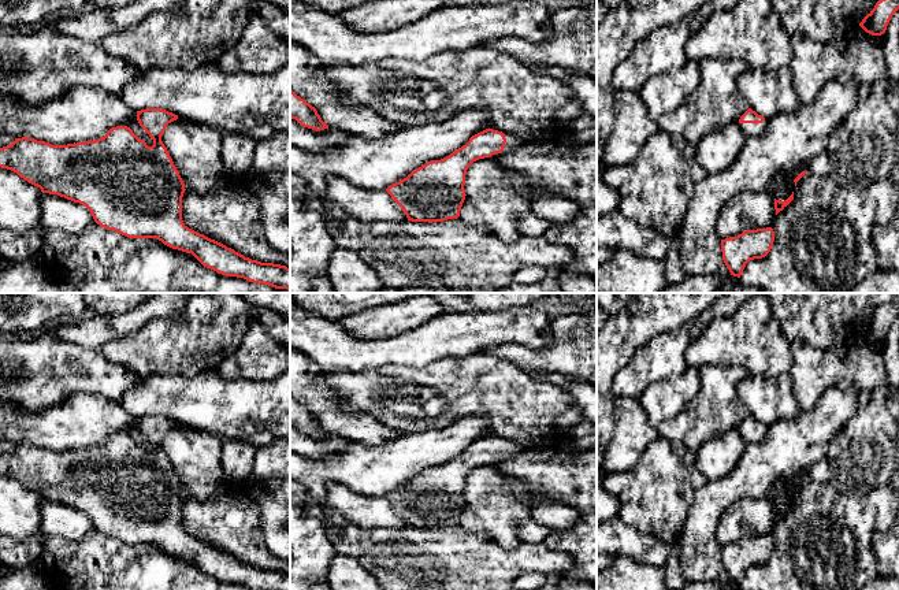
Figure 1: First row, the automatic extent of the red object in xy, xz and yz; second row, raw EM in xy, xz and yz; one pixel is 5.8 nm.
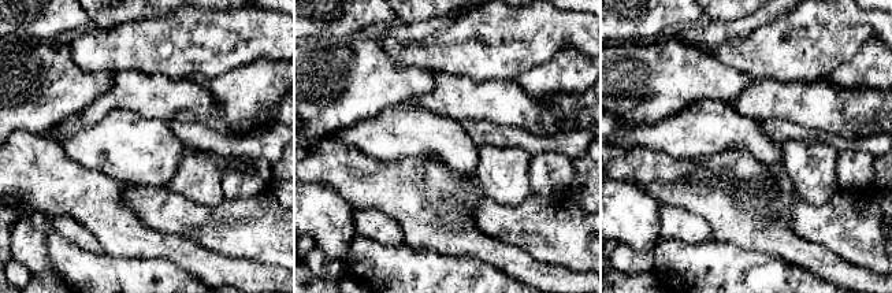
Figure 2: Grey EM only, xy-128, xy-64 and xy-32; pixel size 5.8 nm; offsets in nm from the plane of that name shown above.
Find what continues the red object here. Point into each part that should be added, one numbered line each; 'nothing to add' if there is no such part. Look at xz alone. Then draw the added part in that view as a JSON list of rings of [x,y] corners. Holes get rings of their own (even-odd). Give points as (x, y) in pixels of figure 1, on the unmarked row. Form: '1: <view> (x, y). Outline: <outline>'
1: xz (512, 448). Outline: [[[504,439],[504,442],[506,445],[506,449],[505,449],[505,453],[504,453],[502,459],[512,459],[516,454],[521,453],[523,450],[528,449],[528,448],[521,446],[517,442],[510,441],[510,439]]]

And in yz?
1: yz (749, 435). Outline: [[[765,426],[762,430],[739,430],[739,433],[746,442],[758,442],[764,438],[766,428]]]

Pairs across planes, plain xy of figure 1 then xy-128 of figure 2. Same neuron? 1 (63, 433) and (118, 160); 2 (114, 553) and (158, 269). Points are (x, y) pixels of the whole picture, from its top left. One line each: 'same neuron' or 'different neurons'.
1: same neuron
2: same neuron

